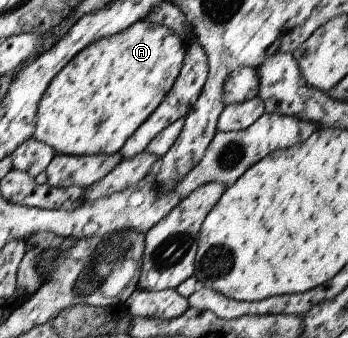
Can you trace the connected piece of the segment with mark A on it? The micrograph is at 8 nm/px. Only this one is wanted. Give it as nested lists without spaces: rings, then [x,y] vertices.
[[[146,20],[89,44],[59,70],[44,91],[33,137],[51,146],[58,155],[118,153],[177,82],[185,47],[167,26]]]

